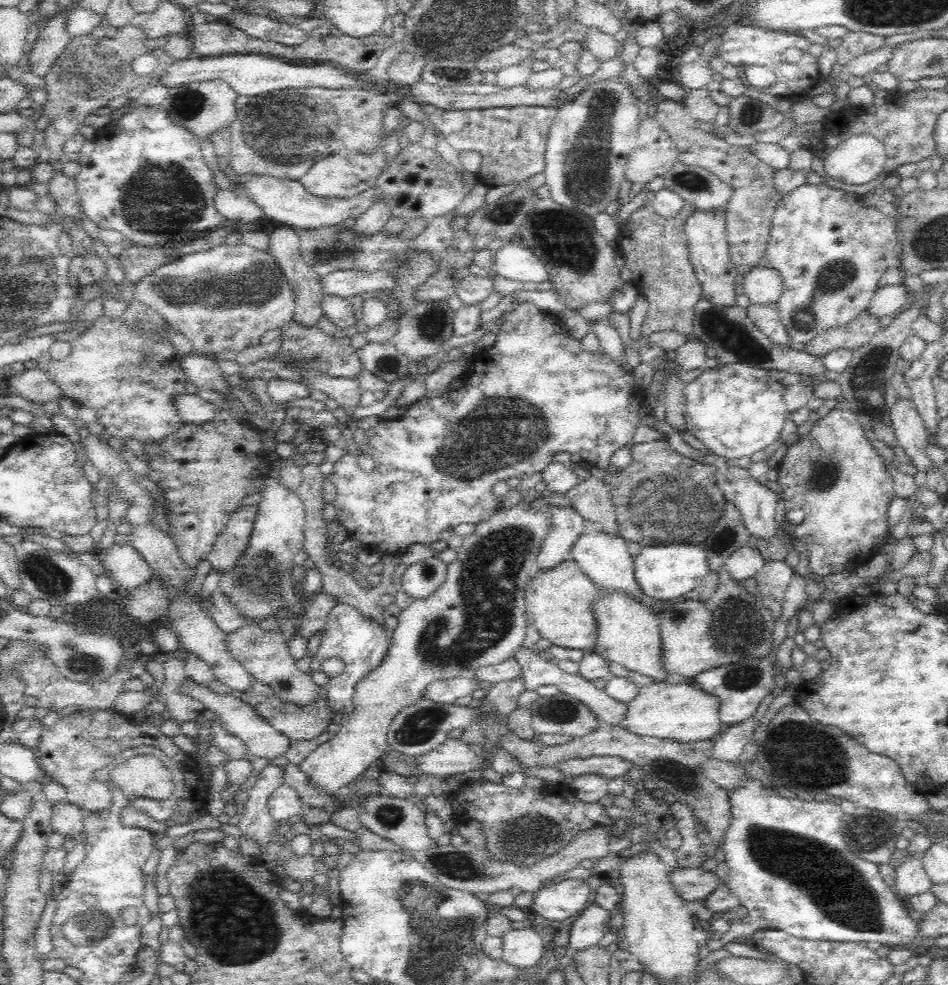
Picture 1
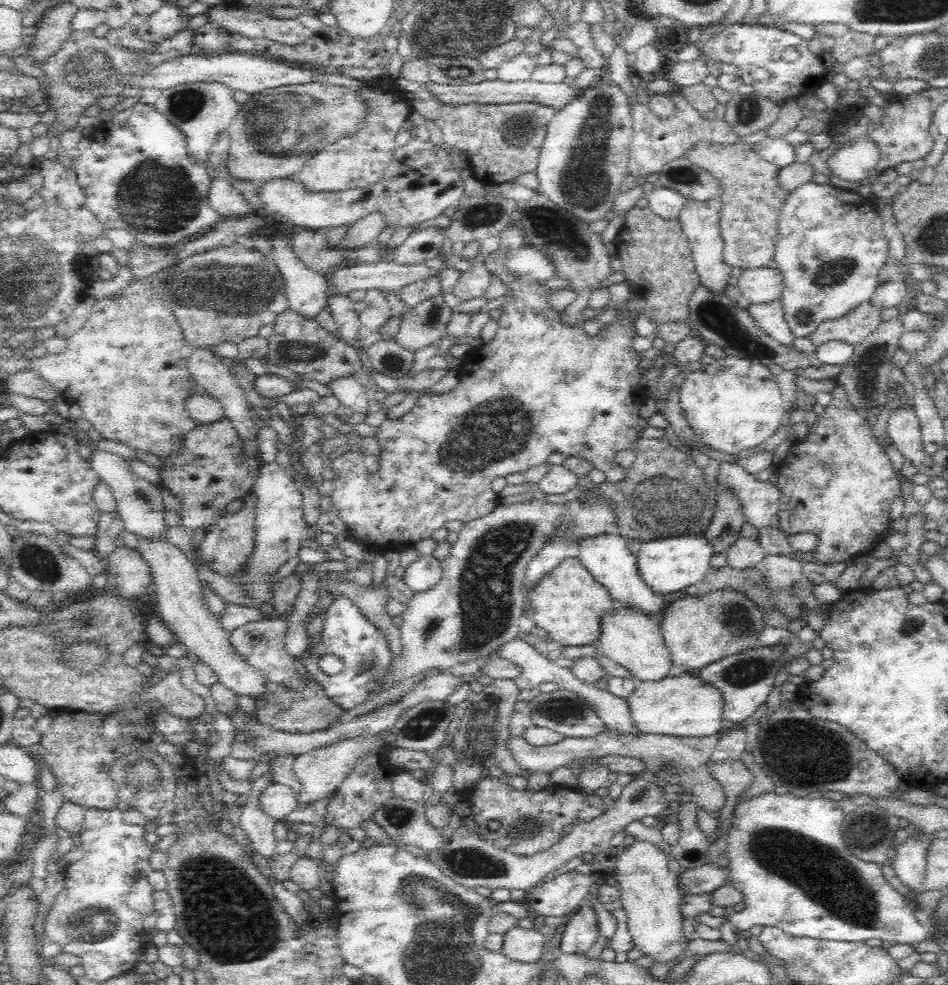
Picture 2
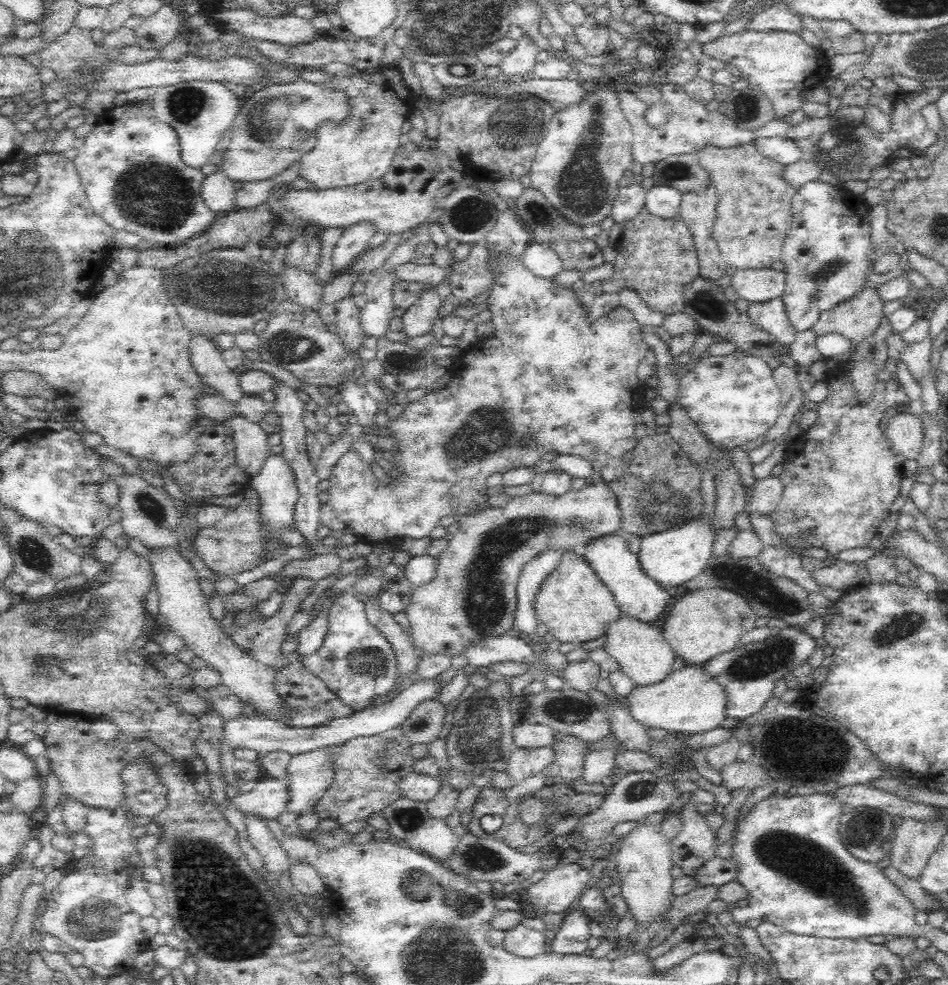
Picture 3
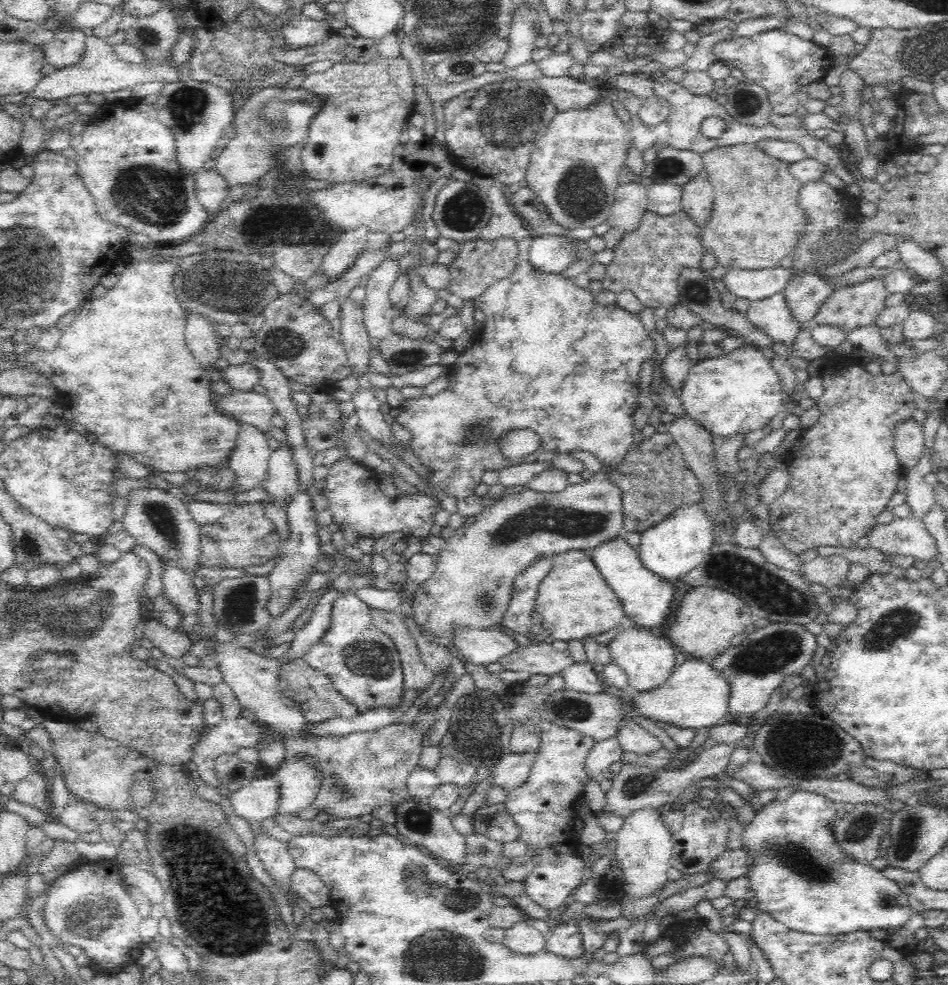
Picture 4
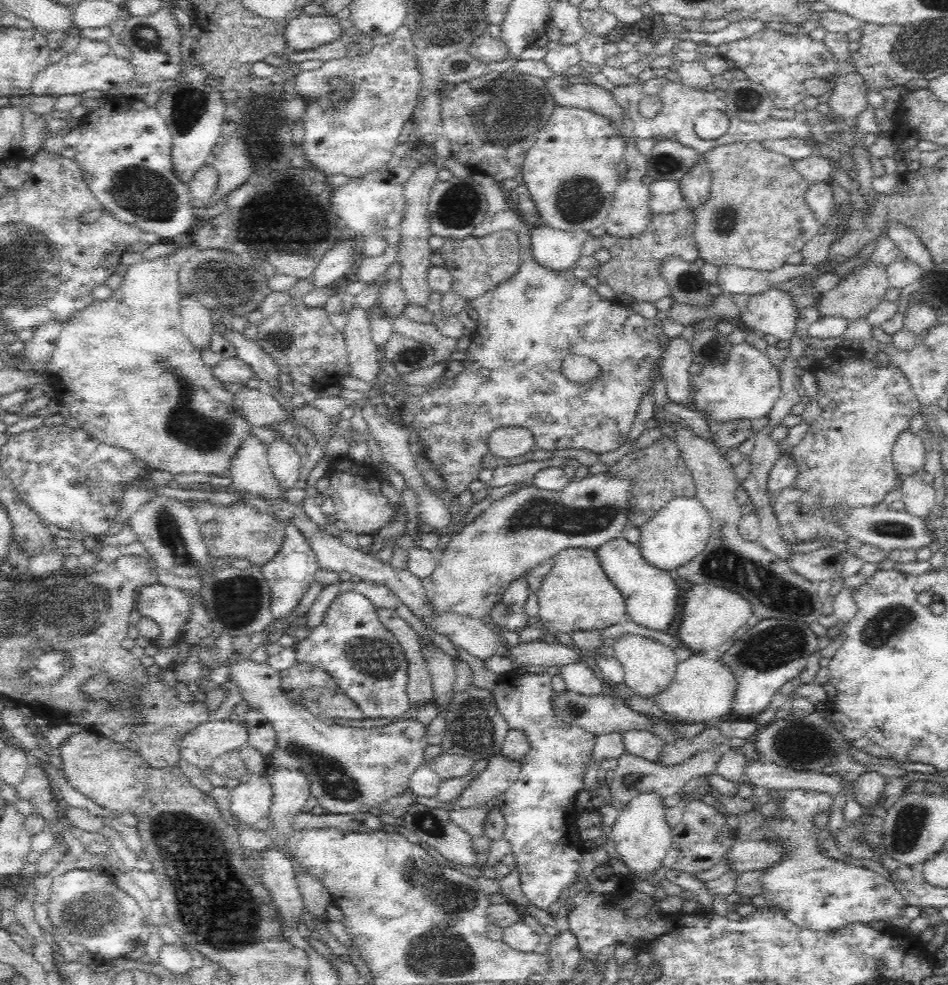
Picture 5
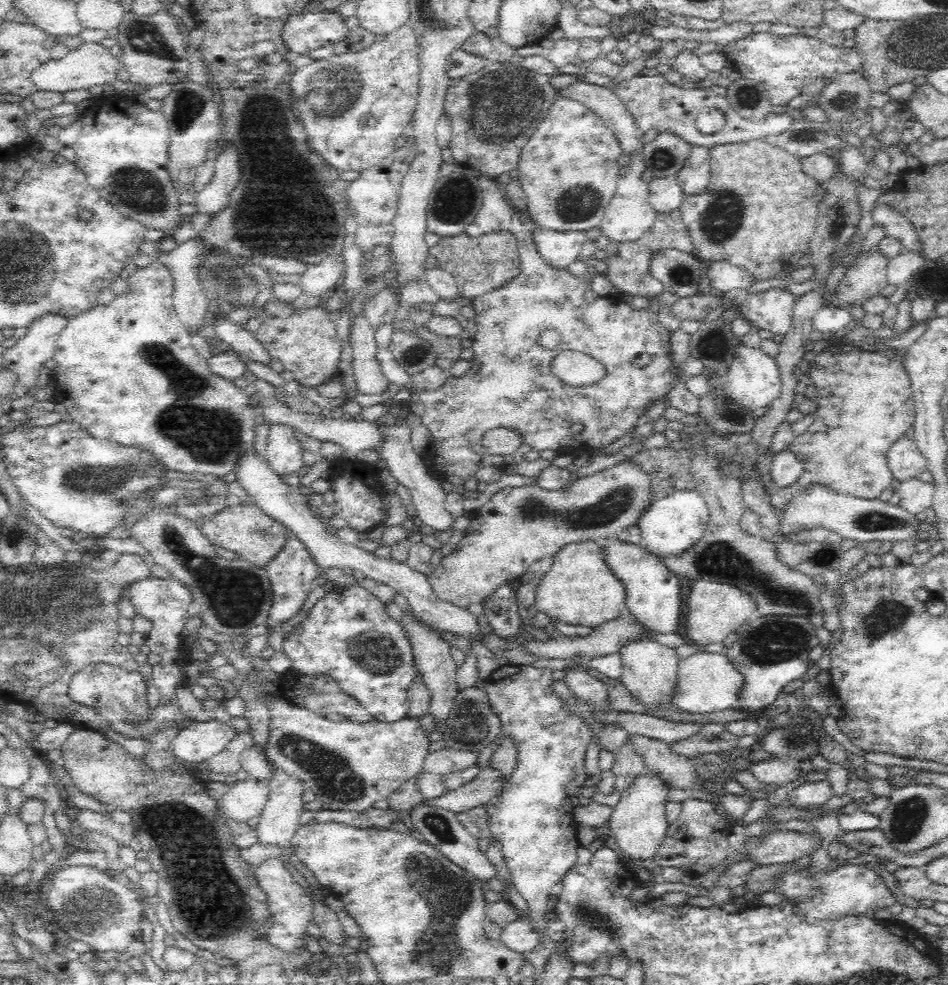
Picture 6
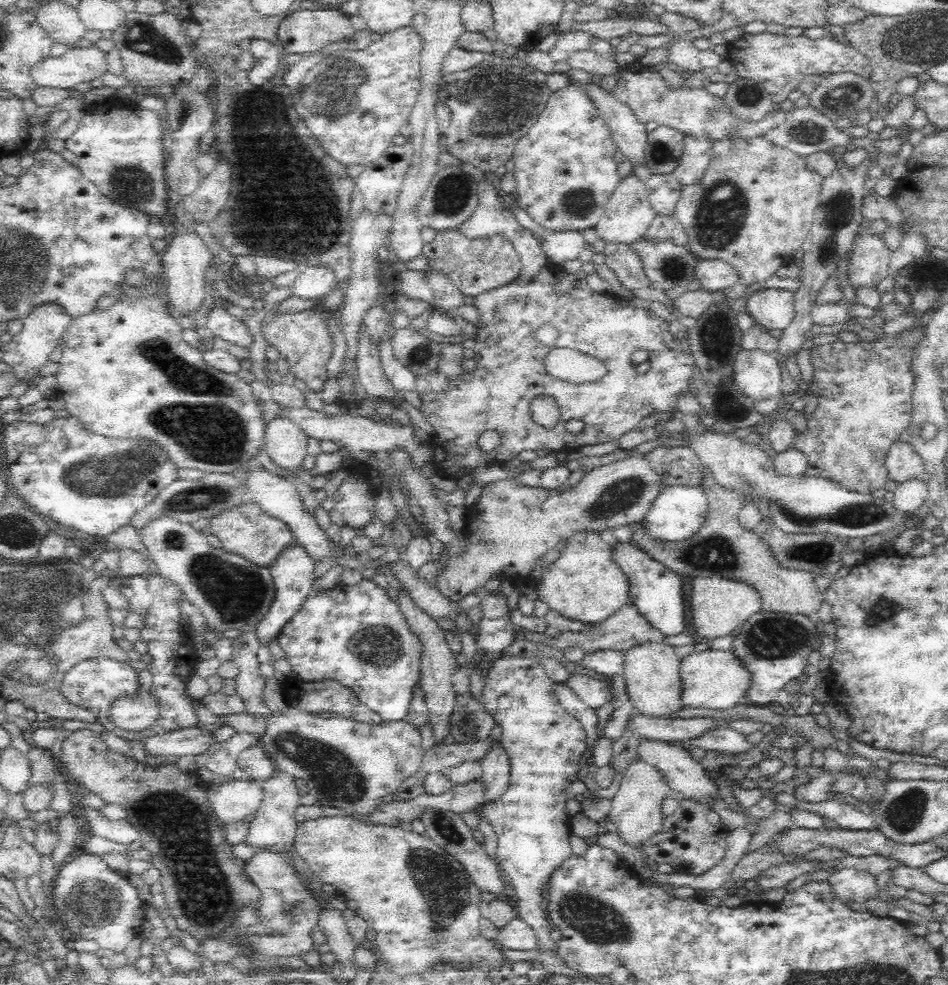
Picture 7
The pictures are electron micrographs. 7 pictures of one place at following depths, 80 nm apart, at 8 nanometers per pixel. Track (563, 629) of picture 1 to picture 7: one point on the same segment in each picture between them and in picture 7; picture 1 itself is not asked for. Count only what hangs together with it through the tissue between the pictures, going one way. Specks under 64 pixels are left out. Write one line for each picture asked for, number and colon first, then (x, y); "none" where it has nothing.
2: (568, 603)
3: (576, 606)
4: (574, 600)
5: (576, 594)
6: (580, 587)
7: (585, 583)

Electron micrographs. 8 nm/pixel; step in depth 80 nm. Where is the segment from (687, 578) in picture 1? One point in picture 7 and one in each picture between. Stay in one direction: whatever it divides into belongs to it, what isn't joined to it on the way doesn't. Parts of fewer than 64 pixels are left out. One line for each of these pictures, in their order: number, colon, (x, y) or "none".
2: (668, 564)
3: (674, 555)
4: (676, 544)
5: (681, 528)
6: (674, 523)
7: (678, 513)

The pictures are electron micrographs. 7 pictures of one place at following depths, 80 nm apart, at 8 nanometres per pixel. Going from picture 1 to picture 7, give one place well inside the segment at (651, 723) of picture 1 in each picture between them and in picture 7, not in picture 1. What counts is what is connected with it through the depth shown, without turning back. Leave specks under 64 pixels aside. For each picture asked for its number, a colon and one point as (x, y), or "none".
2: (682, 706)
3: (689, 701)
4: (696, 695)
5: (702, 689)
6: (707, 682)
7: (717, 679)

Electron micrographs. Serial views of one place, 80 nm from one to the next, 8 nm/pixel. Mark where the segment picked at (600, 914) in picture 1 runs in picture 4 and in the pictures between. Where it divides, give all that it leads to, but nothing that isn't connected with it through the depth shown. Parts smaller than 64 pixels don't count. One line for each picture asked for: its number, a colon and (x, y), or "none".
2: (580, 932)
3: (572, 937)
4: (566, 941)

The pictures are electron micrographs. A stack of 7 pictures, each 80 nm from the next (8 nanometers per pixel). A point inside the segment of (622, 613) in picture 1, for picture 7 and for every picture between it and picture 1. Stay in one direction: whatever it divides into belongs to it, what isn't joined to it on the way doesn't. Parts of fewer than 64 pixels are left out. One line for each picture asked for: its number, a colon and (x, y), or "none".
2: (634, 641)
3: (641, 651)
4: (648, 660)
5: (648, 666)
6: (650, 669)
7: (652, 671)

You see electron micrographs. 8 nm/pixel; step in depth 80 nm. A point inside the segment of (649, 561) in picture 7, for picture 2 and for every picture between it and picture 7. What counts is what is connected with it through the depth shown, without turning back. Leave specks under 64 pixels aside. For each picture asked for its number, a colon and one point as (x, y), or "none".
2: (607, 557)
3: (638, 596)
4: (647, 598)
5: (651, 594)
6: (653, 592)

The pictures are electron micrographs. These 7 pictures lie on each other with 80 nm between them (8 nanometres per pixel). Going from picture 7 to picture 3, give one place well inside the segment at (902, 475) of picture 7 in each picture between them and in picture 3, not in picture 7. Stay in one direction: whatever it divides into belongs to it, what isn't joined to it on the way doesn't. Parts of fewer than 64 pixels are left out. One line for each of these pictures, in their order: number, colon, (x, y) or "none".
3: (905, 431)
4: (908, 442)
5: (908, 454)
6: (905, 461)

